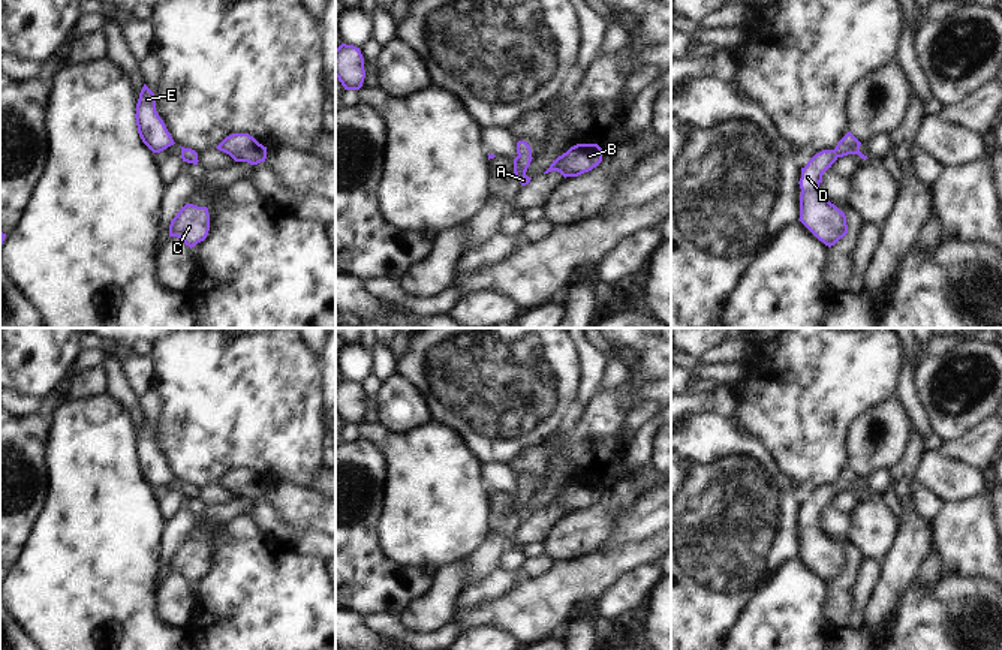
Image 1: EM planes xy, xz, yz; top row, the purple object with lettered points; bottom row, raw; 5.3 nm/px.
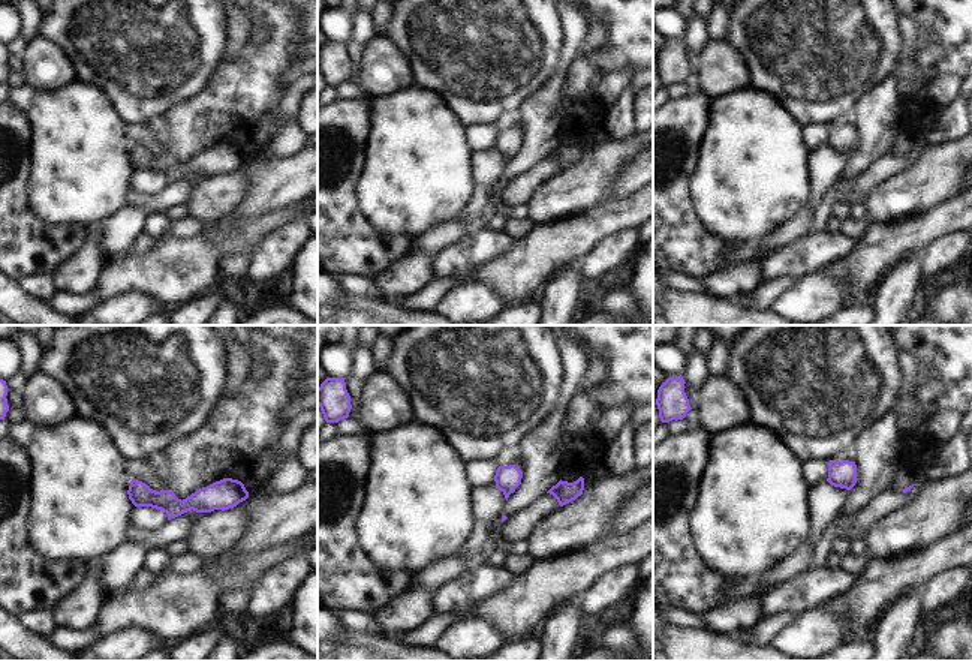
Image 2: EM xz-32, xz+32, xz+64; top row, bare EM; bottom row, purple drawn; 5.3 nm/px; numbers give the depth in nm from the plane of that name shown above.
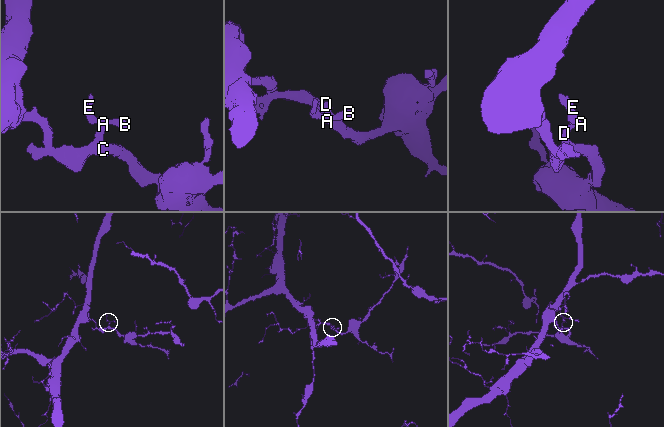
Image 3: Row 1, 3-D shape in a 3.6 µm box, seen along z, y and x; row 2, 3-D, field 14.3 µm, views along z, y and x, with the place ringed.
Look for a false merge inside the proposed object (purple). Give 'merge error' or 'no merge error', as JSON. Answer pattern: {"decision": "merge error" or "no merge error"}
{"decision": "no merge error"}

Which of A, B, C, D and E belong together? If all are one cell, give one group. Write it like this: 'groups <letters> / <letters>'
groups A B C D E

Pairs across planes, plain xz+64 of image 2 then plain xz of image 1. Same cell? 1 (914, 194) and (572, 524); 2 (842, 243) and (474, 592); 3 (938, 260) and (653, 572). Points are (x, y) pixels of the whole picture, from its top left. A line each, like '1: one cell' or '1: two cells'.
1: one cell
2: one cell
3: one cell

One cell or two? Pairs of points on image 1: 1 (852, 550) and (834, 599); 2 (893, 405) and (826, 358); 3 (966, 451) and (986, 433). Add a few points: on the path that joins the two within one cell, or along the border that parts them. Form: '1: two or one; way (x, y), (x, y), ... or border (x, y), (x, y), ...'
1: one; way (852, 562), (852, 569), (840, 587)
2: two; border (896, 394), (857, 420)
3: one; way (971, 448), (981, 438)

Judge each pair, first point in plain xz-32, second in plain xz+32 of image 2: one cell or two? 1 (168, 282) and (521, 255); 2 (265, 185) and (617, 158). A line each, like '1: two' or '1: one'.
1: one
2: two

